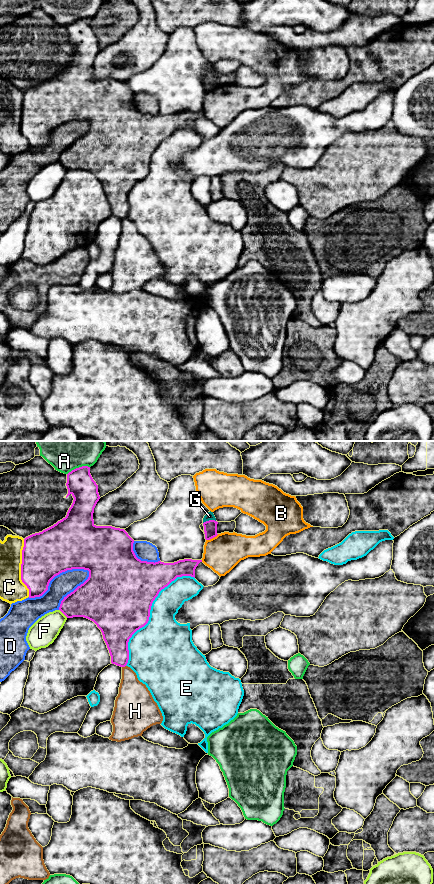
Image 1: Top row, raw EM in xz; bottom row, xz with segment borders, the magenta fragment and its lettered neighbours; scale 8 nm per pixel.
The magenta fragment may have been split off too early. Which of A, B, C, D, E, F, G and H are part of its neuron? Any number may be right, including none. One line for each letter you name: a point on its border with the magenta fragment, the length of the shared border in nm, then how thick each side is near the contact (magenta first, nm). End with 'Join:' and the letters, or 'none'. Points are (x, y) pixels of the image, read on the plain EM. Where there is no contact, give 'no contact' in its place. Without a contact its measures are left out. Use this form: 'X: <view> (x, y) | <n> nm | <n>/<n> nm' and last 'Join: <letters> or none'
Join: none

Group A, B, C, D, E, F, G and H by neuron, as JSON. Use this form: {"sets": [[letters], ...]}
{"sets": [["A"], ["B"], ["C"], ["D", "G"], ["E"], ["F"], ["H"]]}

